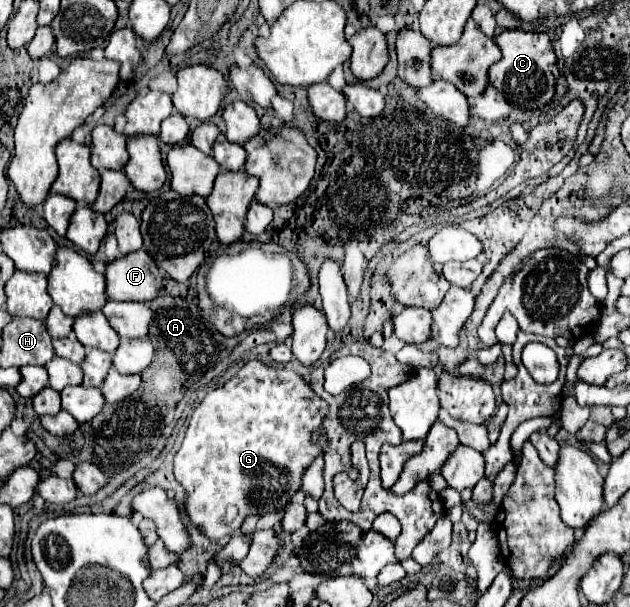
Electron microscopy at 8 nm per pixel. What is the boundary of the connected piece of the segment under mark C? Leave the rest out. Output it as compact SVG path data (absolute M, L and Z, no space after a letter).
M504 30L496 36L496 44L502 52L502 58L488 68L488 80L506 98L506 102L522 110L538 110L550 104L556 86L556 78L550 72L550 64L556 64L556 56L548 34Z

